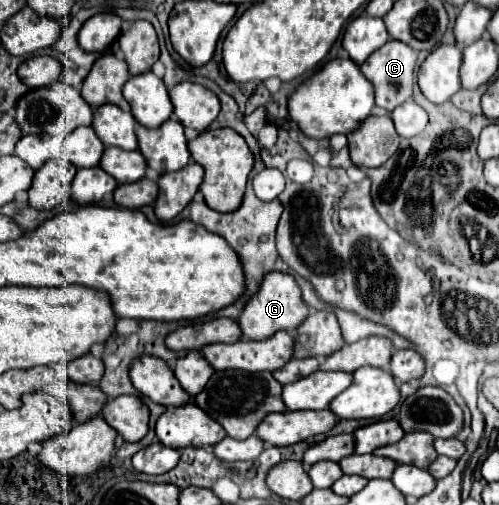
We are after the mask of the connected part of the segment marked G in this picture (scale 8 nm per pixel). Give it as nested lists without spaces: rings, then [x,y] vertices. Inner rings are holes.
[[[271,272],[271,274],[265,274],[259,292],[245,306],[239,318],[239,326],[243,330],[243,336],[247,336],[249,340],[265,340],[265,338],[271,338],[279,330],[295,330],[309,314],[311,310],[303,302],[301,288],[295,282],[295,278],[291,274]]]

